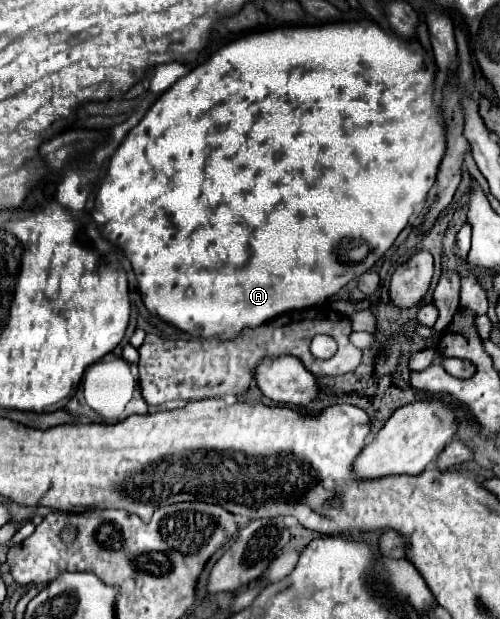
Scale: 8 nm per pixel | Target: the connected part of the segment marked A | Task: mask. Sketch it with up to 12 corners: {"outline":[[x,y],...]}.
{"outline":[[370,20],[222,46],[92,220],[146,308],[324,304],[426,200],[436,62]]}

